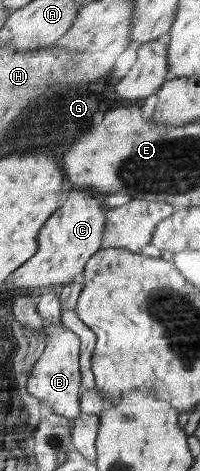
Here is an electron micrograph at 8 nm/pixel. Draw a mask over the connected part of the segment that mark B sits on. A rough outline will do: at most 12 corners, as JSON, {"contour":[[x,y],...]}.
{"contour":[[45,324],[27,390],[54,413],[81,412],[81,344]]}

